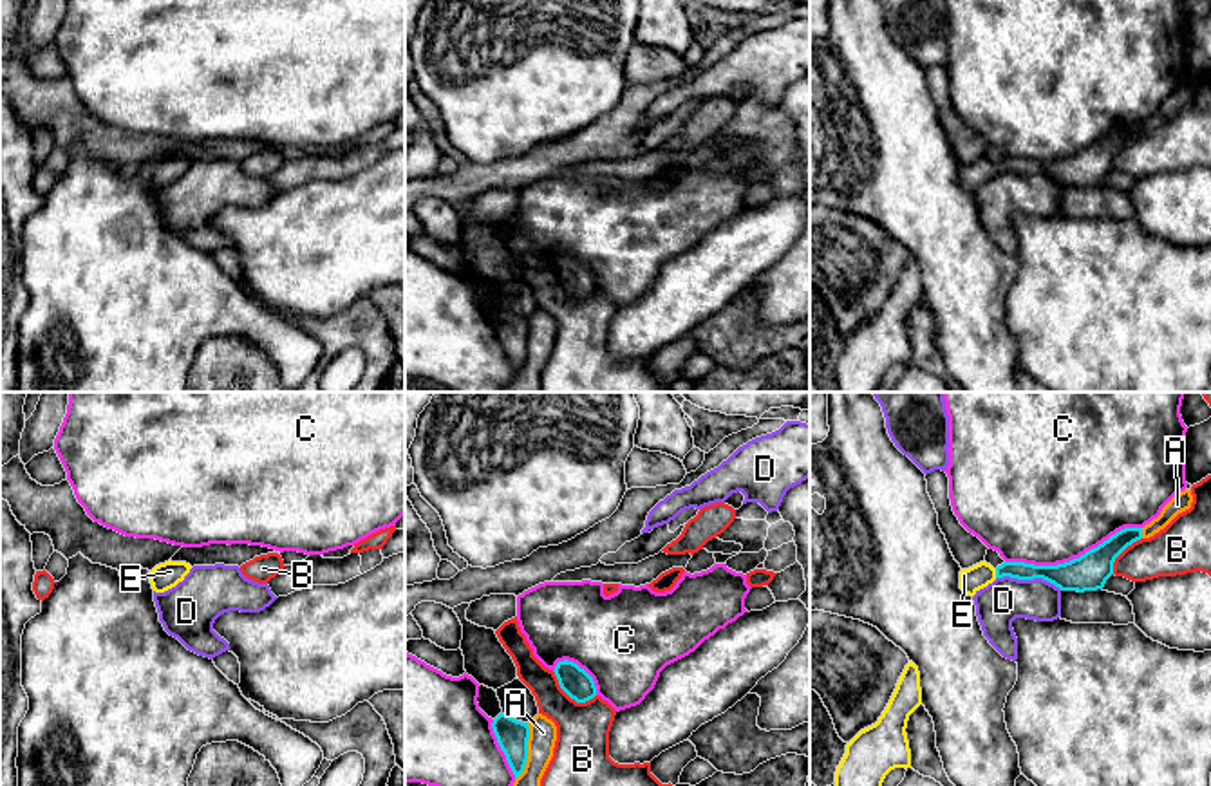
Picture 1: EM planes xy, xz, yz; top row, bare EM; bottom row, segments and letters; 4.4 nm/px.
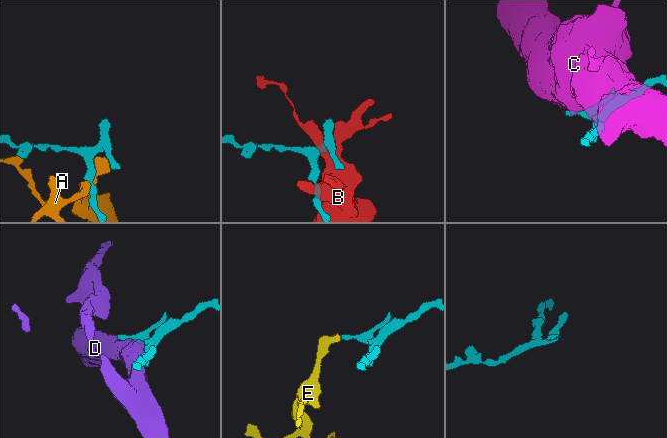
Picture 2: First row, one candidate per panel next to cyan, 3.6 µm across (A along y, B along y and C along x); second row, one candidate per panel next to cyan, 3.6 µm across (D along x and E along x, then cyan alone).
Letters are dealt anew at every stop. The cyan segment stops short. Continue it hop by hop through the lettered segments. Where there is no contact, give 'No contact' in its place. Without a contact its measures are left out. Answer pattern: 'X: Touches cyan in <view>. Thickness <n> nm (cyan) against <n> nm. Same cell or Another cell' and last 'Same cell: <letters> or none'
A: Touches cyan in xz. Thickness 140 nm (cyan) against 130 nm. Another cell
B: Touches cyan in xz. Thickness 140 nm (cyan) against 240 nm. Another cell
C: Touches cyan in yz. Thickness 160 nm (cyan) against 500 nm. Another cell
D: Touches cyan in yz. Thickness 160 nm (cyan) against 200 nm. Another cell
E: Touches cyan in yz. Thickness 80 nm (cyan) against 110 nm. Same cell
Same cell: E

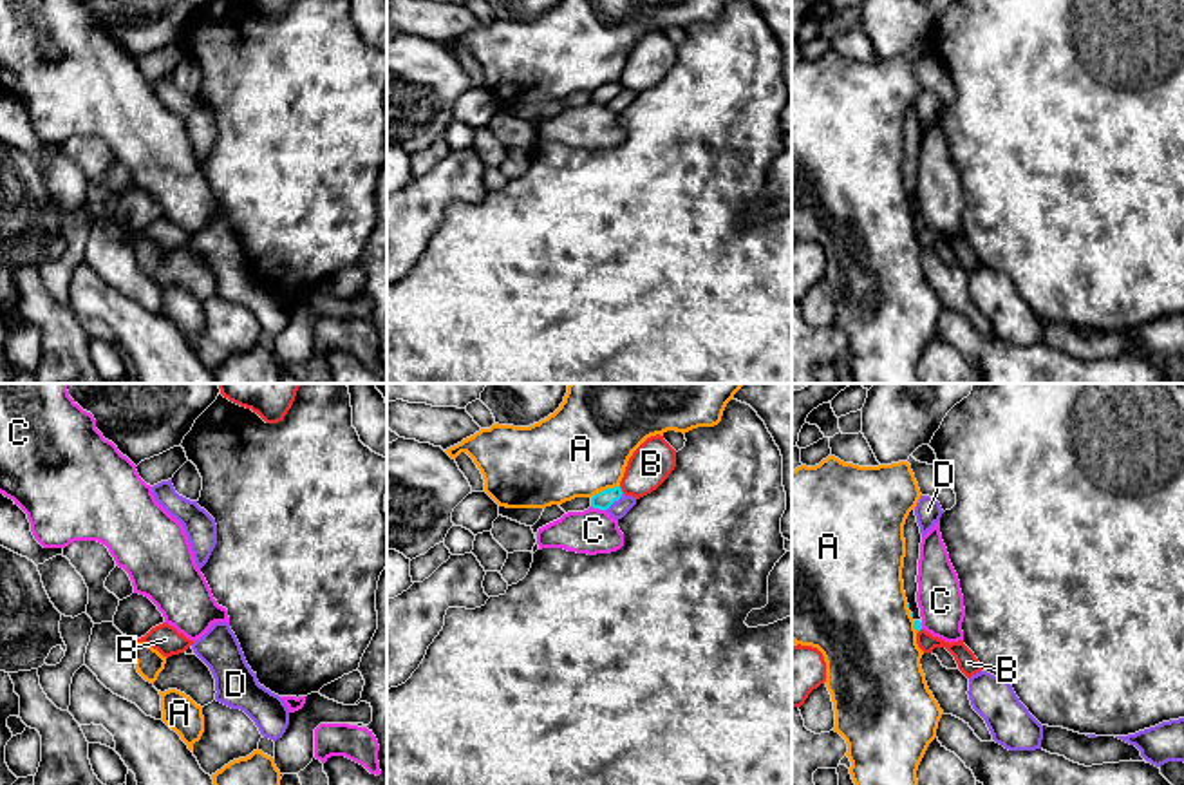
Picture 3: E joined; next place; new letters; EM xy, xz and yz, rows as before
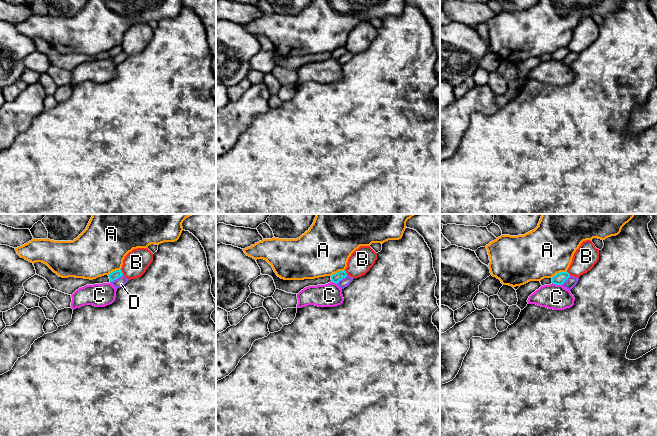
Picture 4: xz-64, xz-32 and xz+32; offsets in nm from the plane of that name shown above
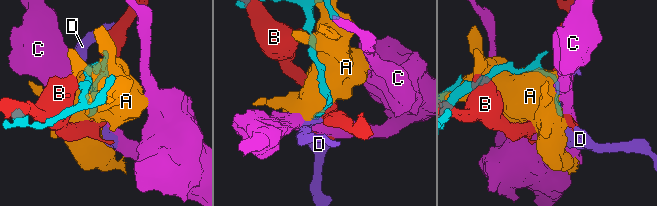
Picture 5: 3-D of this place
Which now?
A: Touches cyan in xz. Thickness 80 nm (cyan) against 400 nm. Another cell
B: Touches cyan in xz. Thickness 80 nm (cyan) against 190 nm. Another cell
C: Touches cyan in xz. Thickness 80 nm (cyan) against 200 nm. Another cell
D: Touches cyan in xz. Thickness 80 nm (cyan) against 80 nm. Another cell
Same cell: none

